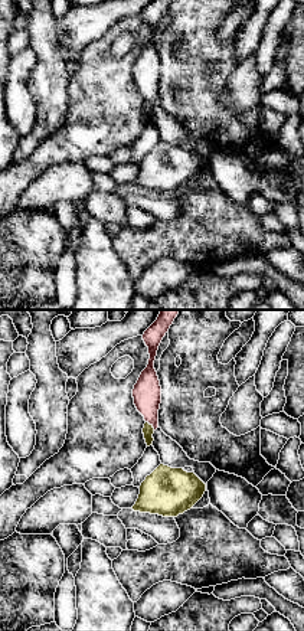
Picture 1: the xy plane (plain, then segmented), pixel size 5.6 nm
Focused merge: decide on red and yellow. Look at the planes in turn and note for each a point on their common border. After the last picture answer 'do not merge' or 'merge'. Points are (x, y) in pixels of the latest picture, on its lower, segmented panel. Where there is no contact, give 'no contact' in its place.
(150, 424)

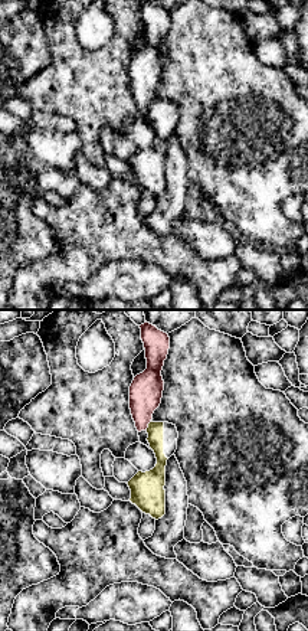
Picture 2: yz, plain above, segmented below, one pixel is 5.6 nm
(147, 425)

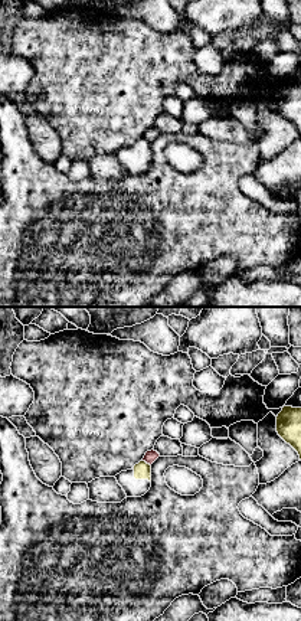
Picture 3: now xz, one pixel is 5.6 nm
(147, 463)

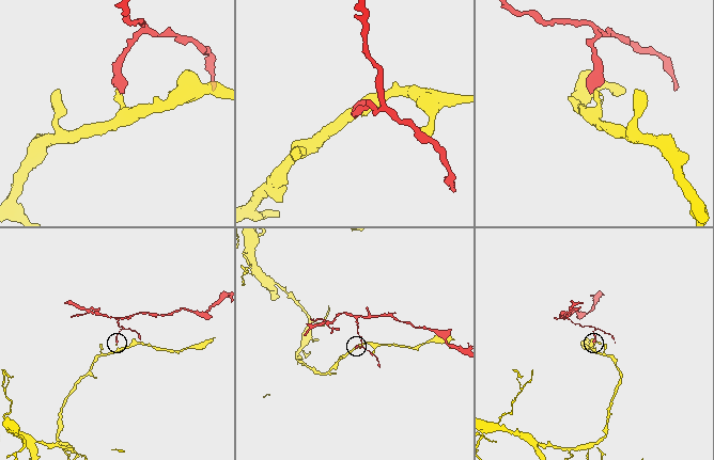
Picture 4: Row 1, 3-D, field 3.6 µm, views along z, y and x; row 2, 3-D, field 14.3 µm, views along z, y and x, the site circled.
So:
merge

